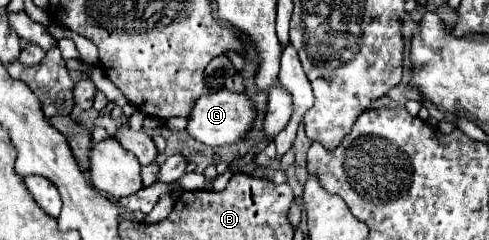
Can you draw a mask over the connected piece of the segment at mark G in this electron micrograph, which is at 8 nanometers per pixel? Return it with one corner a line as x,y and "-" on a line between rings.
219,89
215,93
201,95
193,103
193,107
187,115
187,133
205,145
219,147
219,145
239,141
243,137
243,133
251,129
253,119
255,119
253,101
249,101
243,93
231,93
227,89

